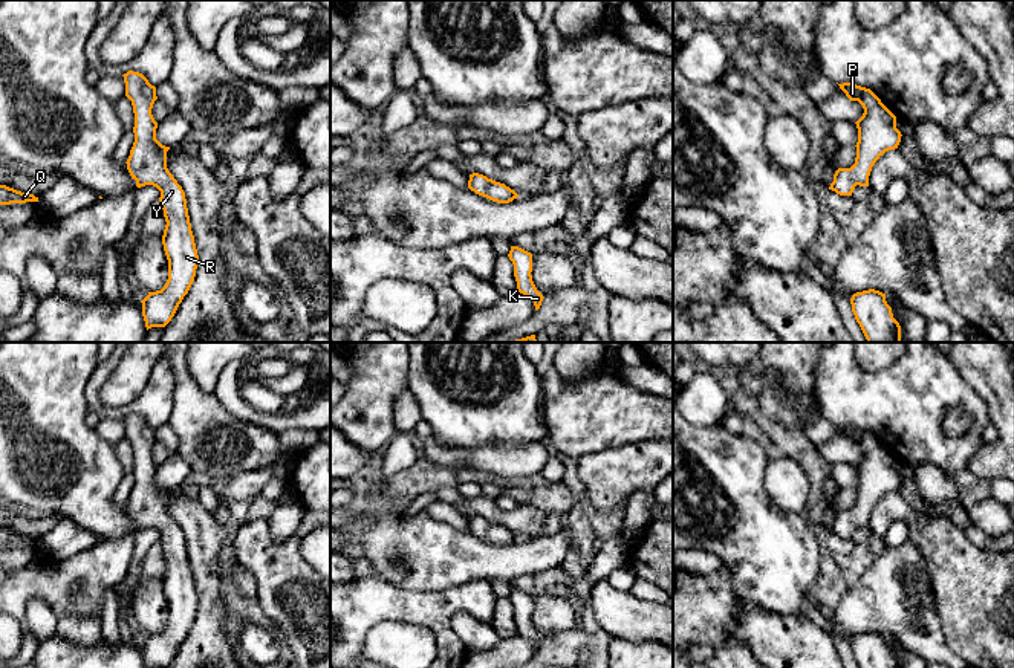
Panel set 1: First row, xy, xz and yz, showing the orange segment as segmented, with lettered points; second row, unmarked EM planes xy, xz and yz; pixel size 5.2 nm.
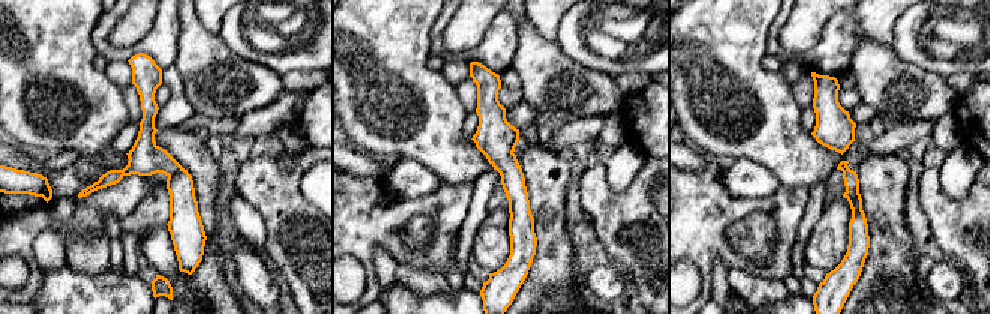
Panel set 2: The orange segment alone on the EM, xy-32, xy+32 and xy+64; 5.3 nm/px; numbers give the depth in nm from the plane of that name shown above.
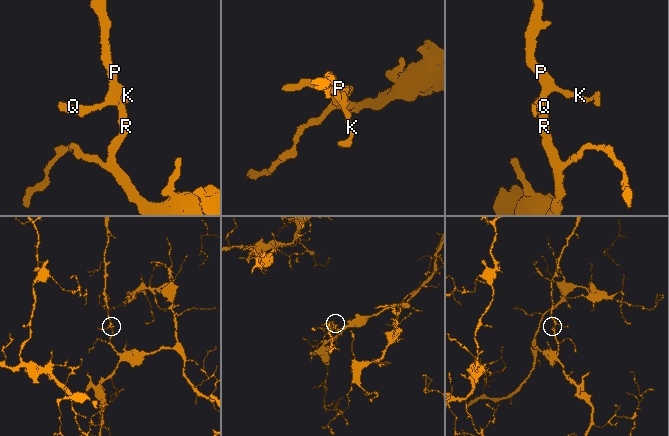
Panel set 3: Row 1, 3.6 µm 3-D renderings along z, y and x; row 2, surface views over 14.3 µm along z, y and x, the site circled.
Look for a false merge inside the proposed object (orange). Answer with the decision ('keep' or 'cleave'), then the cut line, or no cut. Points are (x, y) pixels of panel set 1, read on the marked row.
keep | no cut

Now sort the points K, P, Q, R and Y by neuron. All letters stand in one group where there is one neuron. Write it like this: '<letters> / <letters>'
K P Q R Y

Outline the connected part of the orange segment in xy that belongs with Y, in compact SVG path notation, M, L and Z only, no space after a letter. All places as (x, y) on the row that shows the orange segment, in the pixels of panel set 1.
M128 70L122 76L125 96L132 101L135 113L135 142L125 162L127 170L138 188L153 185L161 191L159 202L167 222L162 245L168 260L168 280L161 290L148 292L141 301L148 330L165 327L171 321L194 281L199 255L185 193L167 168L170 147L156 139L158 122L151 115L158 99L156 87L139 72Z

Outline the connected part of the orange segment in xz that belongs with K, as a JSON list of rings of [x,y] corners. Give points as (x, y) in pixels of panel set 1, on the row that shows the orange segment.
[[[511,246],[508,257],[514,264],[517,292],[529,297],[534,301],[535,310],[538,310],[544,297],[532,281],[532,254],[518,246]]]

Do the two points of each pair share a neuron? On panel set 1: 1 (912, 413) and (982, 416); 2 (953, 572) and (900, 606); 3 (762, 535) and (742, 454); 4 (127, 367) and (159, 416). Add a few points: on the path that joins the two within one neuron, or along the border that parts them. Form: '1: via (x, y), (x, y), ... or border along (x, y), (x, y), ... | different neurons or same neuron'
1: via (929, 399), (965, 399) | same neuron
2: border along (922, 551), (932, 599), (939, 621) | different neurons
3: via (744, 515), (742, 474) | same neuron
4: border along (144, 385), (132, 401), (123, 405), (109, 405) | different neurons

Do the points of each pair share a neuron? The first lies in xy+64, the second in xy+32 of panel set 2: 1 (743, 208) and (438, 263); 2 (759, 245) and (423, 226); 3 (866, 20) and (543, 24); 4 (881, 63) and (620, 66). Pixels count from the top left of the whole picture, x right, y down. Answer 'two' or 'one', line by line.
1: one
2: one
3: one
4: two

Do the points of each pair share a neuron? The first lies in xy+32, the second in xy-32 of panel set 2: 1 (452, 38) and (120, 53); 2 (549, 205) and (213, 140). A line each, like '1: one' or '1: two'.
1: two
2: two

